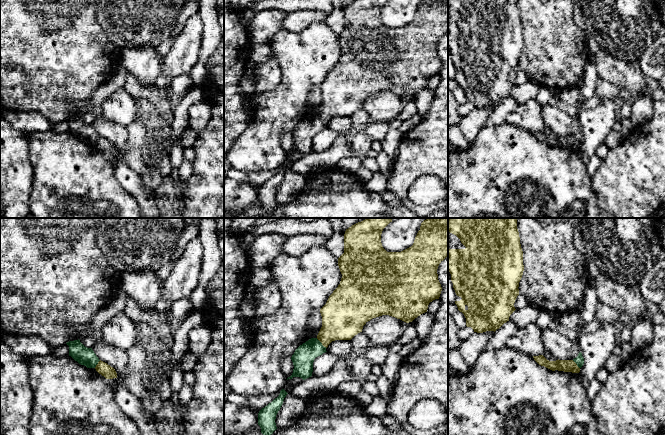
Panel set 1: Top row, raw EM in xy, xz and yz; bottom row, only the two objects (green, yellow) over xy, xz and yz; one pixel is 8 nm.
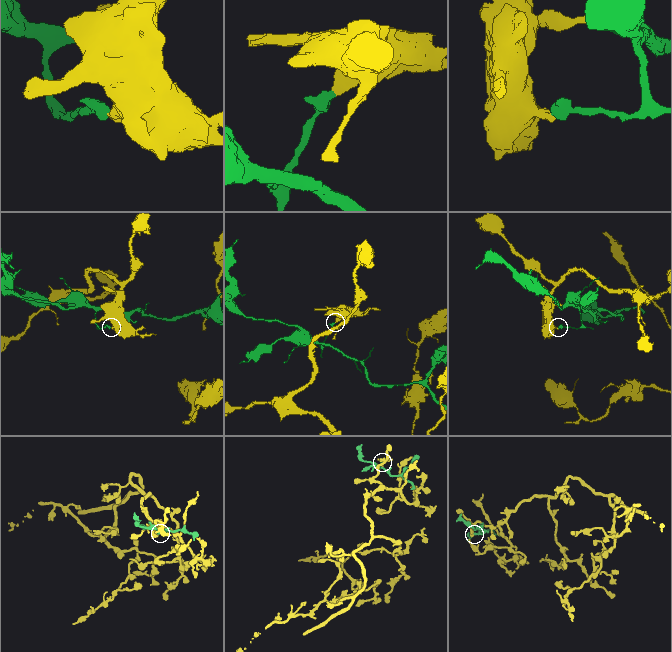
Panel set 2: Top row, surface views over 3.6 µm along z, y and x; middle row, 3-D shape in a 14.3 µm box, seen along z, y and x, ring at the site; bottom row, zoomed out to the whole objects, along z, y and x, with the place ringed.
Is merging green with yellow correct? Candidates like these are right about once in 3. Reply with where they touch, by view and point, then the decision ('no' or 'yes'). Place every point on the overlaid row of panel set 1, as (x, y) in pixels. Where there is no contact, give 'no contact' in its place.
xz (321, 343) | no

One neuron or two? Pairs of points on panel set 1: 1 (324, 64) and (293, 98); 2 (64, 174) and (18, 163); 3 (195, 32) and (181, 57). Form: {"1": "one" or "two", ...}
{"1": "one", "2": "two", "3": "one"}

